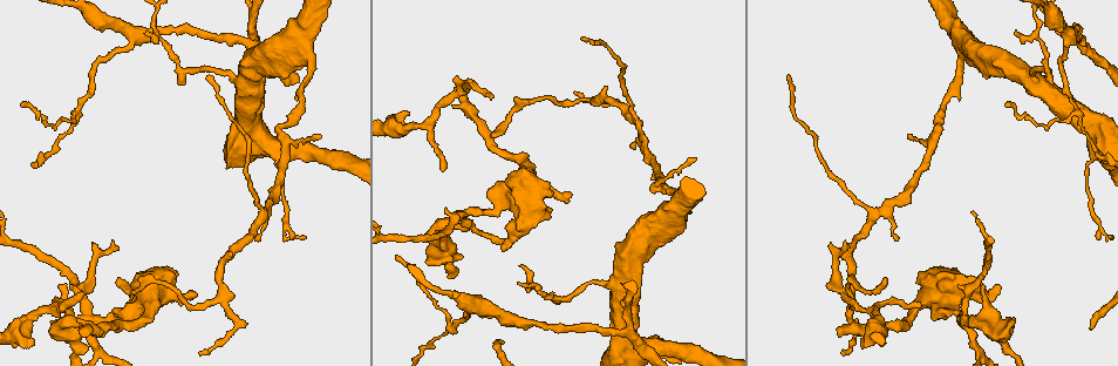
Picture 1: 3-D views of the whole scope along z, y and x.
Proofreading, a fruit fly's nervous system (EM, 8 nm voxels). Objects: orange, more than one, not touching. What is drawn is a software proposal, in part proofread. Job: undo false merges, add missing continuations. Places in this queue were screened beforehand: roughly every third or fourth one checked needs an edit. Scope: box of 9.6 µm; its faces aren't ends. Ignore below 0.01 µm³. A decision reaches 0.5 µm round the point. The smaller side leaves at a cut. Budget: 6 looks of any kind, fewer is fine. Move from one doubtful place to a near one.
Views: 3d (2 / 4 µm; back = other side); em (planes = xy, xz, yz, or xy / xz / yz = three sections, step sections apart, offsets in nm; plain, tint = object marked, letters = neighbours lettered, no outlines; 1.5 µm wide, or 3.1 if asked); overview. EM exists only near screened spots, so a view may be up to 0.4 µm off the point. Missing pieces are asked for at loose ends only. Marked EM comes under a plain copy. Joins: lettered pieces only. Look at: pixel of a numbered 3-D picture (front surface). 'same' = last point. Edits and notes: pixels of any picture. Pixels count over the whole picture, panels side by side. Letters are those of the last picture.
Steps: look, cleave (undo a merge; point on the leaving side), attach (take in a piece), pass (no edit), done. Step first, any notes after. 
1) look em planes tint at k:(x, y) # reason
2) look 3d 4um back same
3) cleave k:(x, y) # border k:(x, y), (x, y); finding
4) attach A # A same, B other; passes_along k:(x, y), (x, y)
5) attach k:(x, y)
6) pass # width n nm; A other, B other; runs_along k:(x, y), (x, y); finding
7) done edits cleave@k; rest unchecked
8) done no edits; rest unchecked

look em planes tint at 1:(895, 239) # tapers out

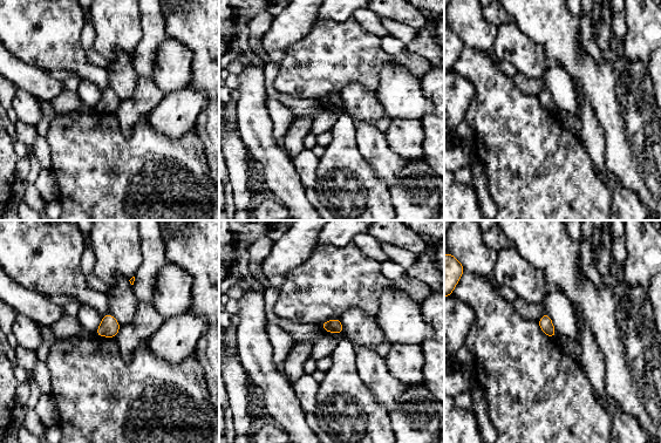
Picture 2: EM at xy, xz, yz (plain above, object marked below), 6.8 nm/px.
look em planes letters same # what lies round it

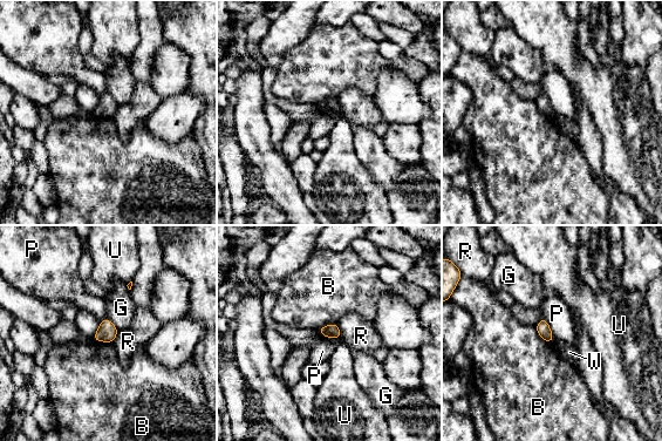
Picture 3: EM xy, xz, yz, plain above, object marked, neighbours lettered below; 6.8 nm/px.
pass # width 90 nm; B other, G other, P other, R other, U other, W other; none of them fits

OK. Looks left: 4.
look 3d 4um at 1:(118, 249)

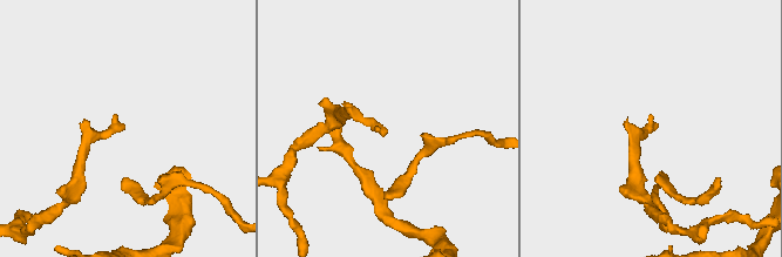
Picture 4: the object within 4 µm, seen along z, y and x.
look em yz step 8 letters at 4:(656, 129) # now the EM

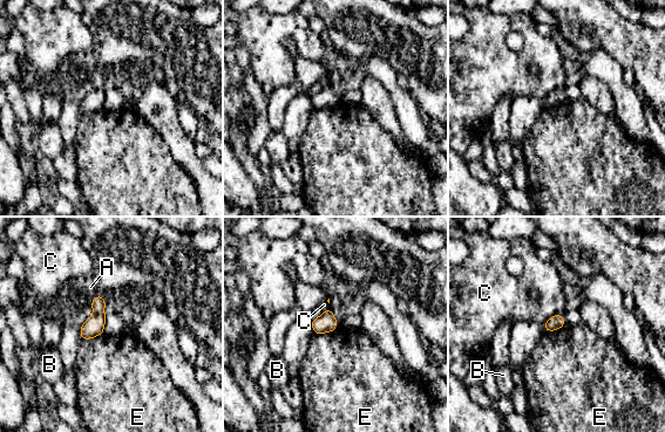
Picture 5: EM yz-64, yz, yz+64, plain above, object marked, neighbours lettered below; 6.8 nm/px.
look em planes letters same # cut it another way

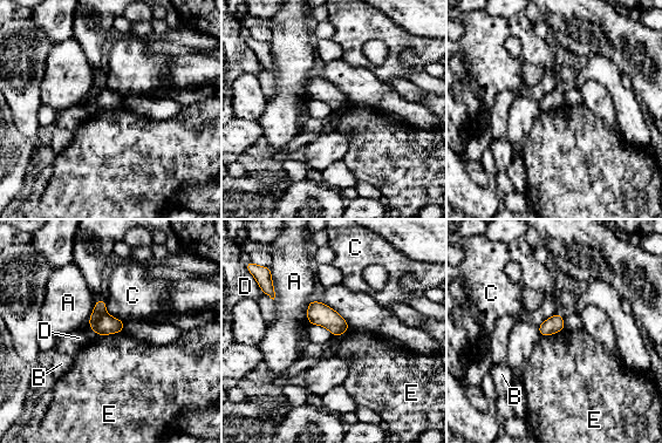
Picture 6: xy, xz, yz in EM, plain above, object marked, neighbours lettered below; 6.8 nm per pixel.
pass # width 120 nm; A other, B other, C other, D other, E other; border 6:(122, 331), (97, 336); no lettered piece goes on from it

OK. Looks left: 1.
done no edits; rest unchecked

